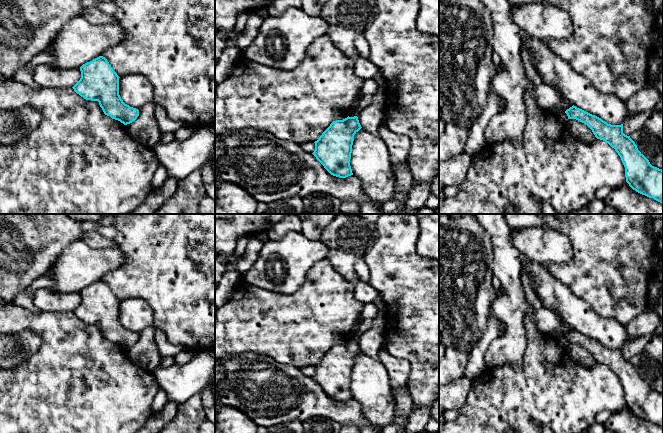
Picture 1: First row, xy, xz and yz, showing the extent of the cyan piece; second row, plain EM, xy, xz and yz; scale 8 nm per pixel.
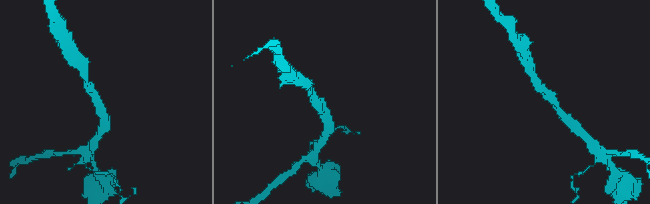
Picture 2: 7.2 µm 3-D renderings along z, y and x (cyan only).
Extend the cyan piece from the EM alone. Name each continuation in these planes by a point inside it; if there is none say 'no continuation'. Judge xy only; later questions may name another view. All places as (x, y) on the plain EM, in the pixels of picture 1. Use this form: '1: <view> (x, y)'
no continuation

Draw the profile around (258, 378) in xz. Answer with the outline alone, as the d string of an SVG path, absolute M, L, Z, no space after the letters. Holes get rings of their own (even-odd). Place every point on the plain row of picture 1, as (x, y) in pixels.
M254 352L215 359L216 366L222 368L231 378L220 381L215 389L217 402L221 406L230 406L243 412L259 426L270 427L295 420L304 423L318 417L341 424L352 424L359 429L371 427L376 433L382 433L382 429L373 426L366 419L359 402L354 399L346 402L331 399L312 377L305 376L297 367L281 364Z

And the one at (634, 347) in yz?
M650 334L629 342L623 348L623 357L627 360L630 360L634 355L643 352L645 345L652 339L653 335Z

